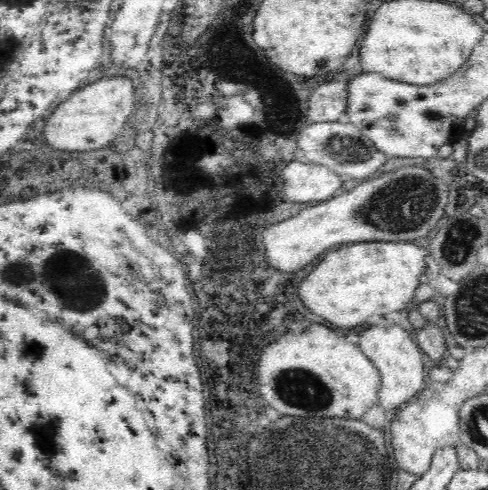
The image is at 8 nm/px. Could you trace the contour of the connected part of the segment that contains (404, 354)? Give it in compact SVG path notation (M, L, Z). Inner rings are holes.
M369 326L360 334L360 348L368 356L381 376L381 387L377 404L384 410L392 410L402 402L410 401L424 386L424 365L418 345L410 337L410 333L400 326Z

